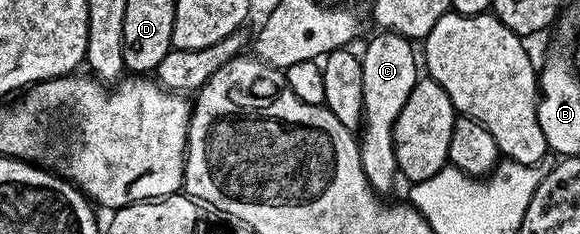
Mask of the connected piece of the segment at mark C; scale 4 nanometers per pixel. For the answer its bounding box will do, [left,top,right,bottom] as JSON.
[360,31,420,195]

